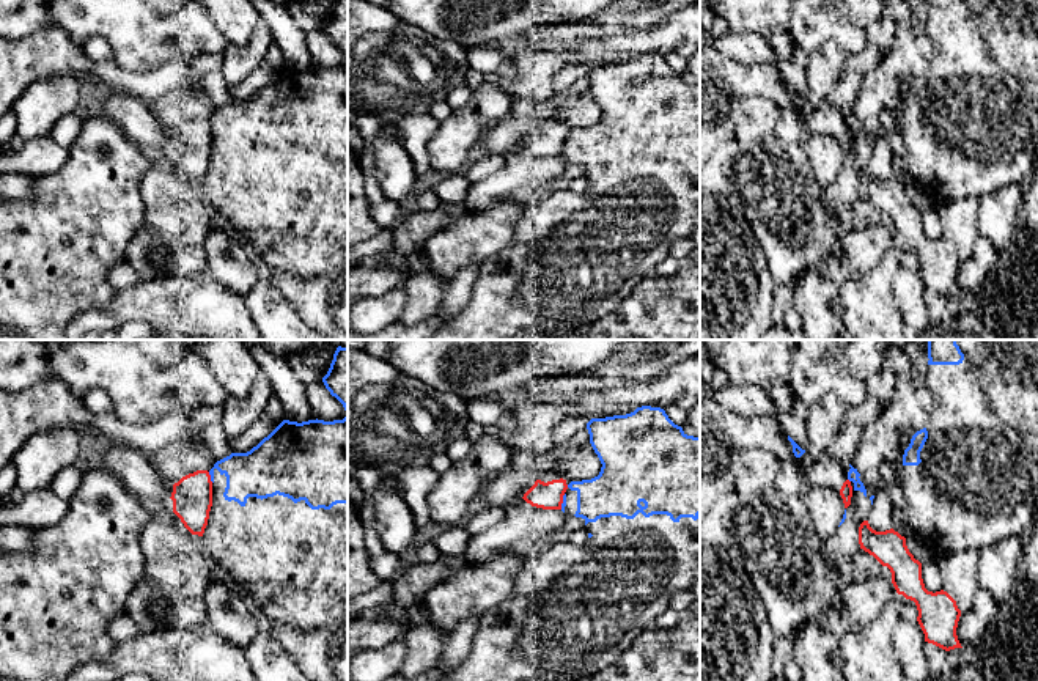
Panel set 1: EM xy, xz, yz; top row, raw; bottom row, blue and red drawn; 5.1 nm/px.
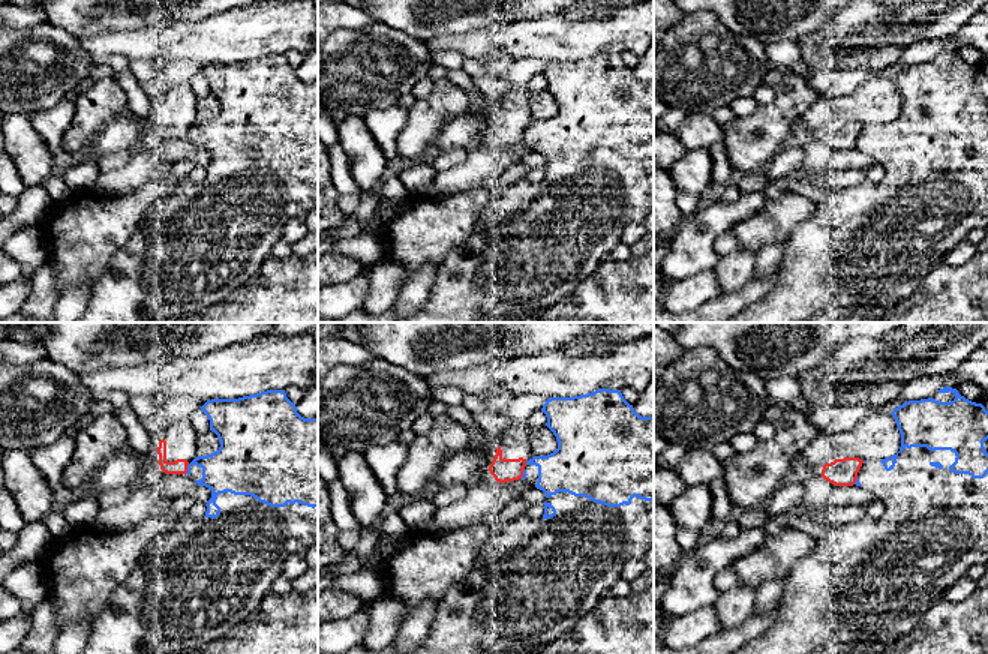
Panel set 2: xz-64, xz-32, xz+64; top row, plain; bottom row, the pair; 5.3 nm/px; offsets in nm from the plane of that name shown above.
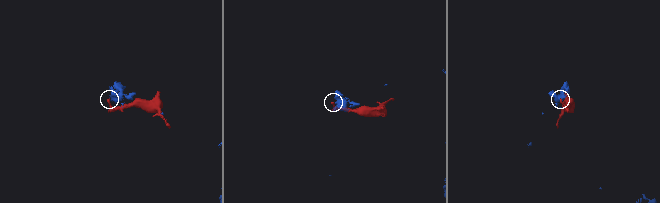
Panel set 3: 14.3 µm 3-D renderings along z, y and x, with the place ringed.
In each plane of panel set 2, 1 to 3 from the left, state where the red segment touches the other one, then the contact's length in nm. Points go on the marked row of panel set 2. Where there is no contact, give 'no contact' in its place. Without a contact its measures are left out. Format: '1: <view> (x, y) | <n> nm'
1: xz-64 (188, 468) | 60 nm
2: xz-32 (523, 473) | 60 nm
3: xz+64 (856, 480) | 40 nm

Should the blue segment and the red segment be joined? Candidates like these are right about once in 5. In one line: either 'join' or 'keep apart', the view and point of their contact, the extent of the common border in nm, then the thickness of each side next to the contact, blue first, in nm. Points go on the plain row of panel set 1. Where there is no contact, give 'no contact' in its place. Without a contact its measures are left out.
keep apart | xy (211, 125) | 60 nm | 260/200 nm

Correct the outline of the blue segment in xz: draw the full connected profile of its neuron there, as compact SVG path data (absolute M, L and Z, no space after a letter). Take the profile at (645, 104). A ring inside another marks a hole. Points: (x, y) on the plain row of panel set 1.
M642 53L637 55L634 60L626 61L626 63L613 63L613 64L606 64L606 66L591 66L587 71L587 77L590 82L590 91L598 102L602 115L598 124L591 127L582 127L582 129L571 129L568 132L568 137L563 143L563 151L561 151L561 159L566 164L576 164L582 165L585 168L585 176L588 179L588 189L583 193L574 193L574 192L552 192L546 193L539 198L535 200L535 203L527 208L522 222L514 231L513 239L510 241L508 245L505 245L499 253L491 255L480 267L478 278L475 282L473 291L472 291L472 299L467 304L467 307L445 327L439 329L429 340L516 340L524 330L527 329L536 329L546 333L554 333L554 335L566 335L566 337L574 337L583 329L590 327L594 324L598 319L604 318L607 313L615 311L620 304L634 291L635 285L642 282L643 278L648 278L654 275L656 266L664 261L668 256L670 247L676 239L683 237L692 237L694 231L700 228L700 83L687 83L681 74L675 72L668 63L665 61L664 57L661 55L651 55L651 53Z

